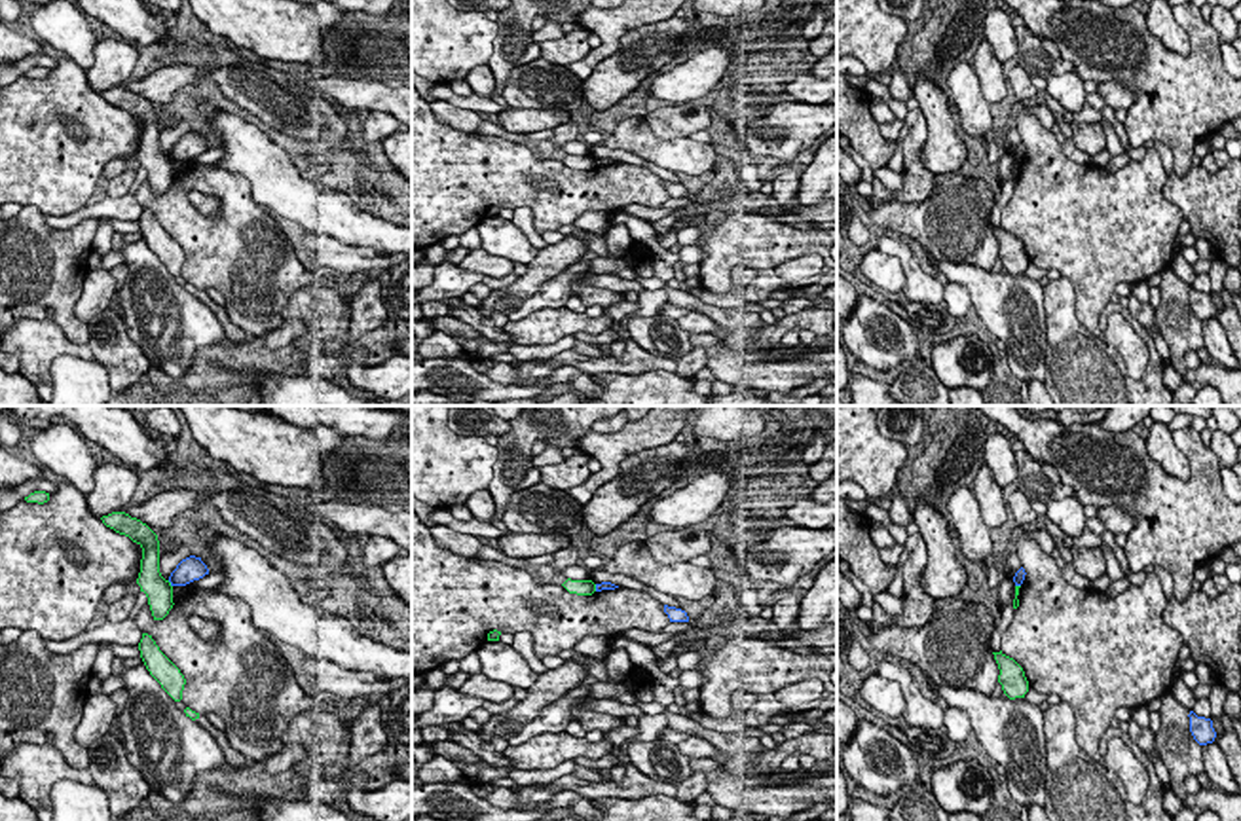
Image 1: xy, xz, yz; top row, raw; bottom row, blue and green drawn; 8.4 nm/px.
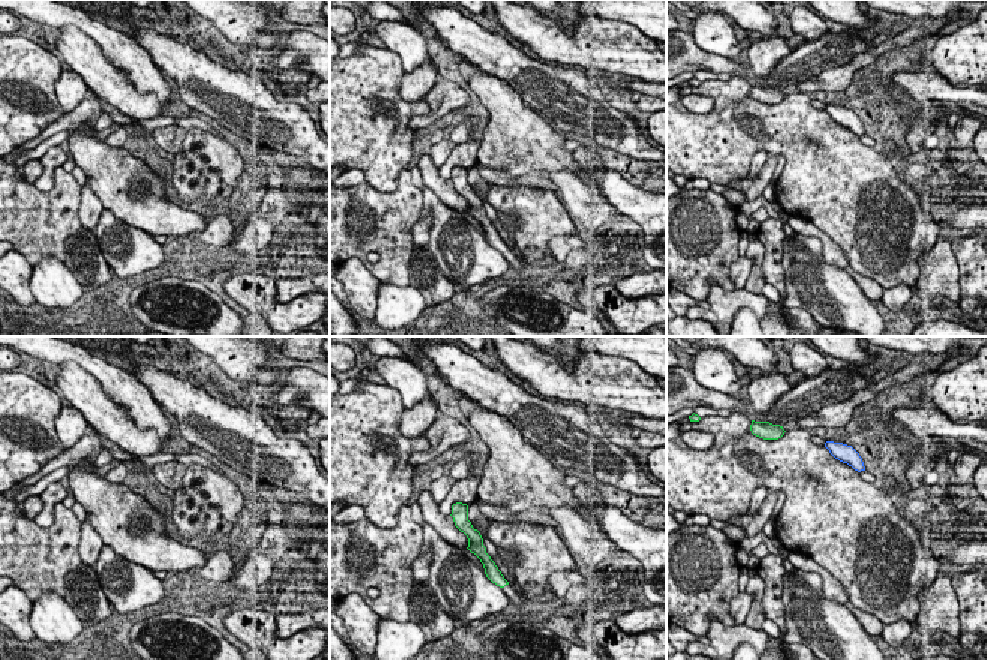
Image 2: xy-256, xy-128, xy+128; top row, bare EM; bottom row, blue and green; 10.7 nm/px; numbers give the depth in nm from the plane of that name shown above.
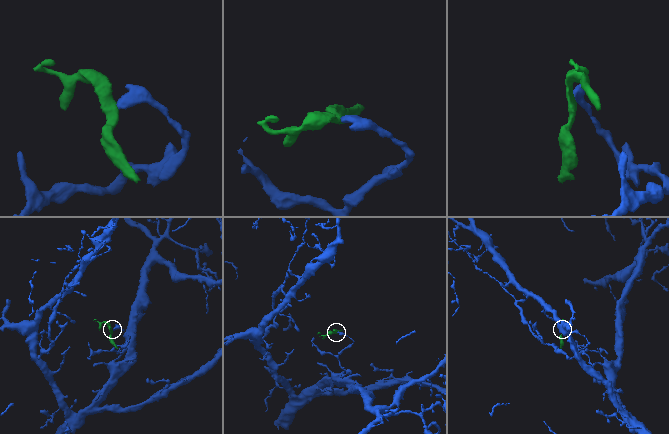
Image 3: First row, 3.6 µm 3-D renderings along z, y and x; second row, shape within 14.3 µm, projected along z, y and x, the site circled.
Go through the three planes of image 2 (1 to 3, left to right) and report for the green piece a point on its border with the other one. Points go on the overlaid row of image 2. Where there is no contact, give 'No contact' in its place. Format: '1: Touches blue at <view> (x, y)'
1: No contact
2: No contact
3: No contact

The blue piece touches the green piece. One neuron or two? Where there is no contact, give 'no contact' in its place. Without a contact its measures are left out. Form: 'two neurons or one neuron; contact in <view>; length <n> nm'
two neurons; contact in xy; length 70 nm

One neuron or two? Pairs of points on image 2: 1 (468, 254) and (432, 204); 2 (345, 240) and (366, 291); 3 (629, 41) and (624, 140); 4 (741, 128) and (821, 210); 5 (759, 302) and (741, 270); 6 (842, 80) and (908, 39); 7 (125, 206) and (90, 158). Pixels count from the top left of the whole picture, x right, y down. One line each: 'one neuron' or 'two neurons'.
1: one neuron
2: two neurons
3: two neurons
4: one neuron
5: two neurons
6: one neuron
7: one neuron

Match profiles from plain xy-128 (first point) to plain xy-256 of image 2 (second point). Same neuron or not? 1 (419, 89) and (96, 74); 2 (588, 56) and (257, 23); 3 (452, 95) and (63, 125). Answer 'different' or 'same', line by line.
1: different
2: different
3: same

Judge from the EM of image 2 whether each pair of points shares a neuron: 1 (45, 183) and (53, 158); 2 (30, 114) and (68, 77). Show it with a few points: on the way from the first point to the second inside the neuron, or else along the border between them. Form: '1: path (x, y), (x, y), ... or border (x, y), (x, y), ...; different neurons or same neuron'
1: path (47, 177), (50, 164); same neuron
2: border (62, 69), (54, 84), (54, 93), (65, 113); different neurons

